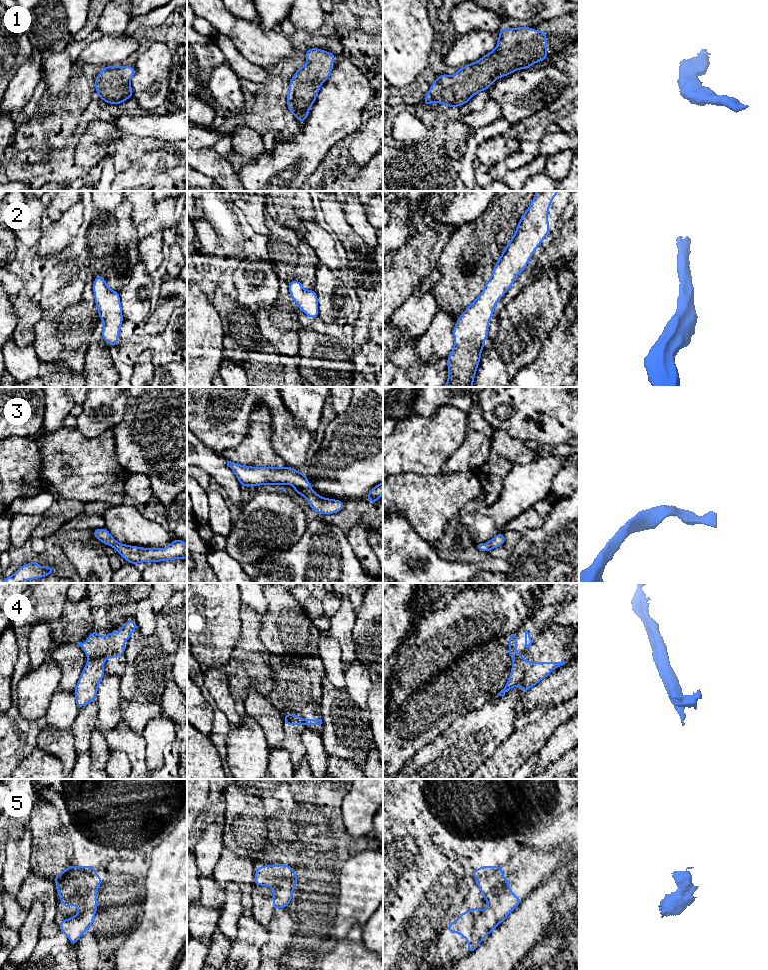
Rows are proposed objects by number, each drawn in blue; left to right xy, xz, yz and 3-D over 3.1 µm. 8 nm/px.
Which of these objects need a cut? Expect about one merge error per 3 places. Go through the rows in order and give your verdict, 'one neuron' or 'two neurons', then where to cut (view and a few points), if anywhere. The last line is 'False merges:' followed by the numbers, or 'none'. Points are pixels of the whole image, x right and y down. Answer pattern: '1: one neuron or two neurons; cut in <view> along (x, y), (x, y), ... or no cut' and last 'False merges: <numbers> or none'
1: one neuron; no cut
2: one neuron; no cut
3: one neuron; no cut
4: two neurons; cut in xy along (103, 659), (89, 660)
5: one neuron; no cut
False merges: 4

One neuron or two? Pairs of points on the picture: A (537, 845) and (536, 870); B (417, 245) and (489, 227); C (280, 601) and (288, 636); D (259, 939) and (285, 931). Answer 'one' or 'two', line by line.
A: one
B: two
C: one
D: two

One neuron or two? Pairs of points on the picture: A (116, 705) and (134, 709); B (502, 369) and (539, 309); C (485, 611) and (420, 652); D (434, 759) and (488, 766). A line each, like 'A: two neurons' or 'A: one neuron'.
A: one neuron
B: one neuron
C: one neuron
D: two neurons

